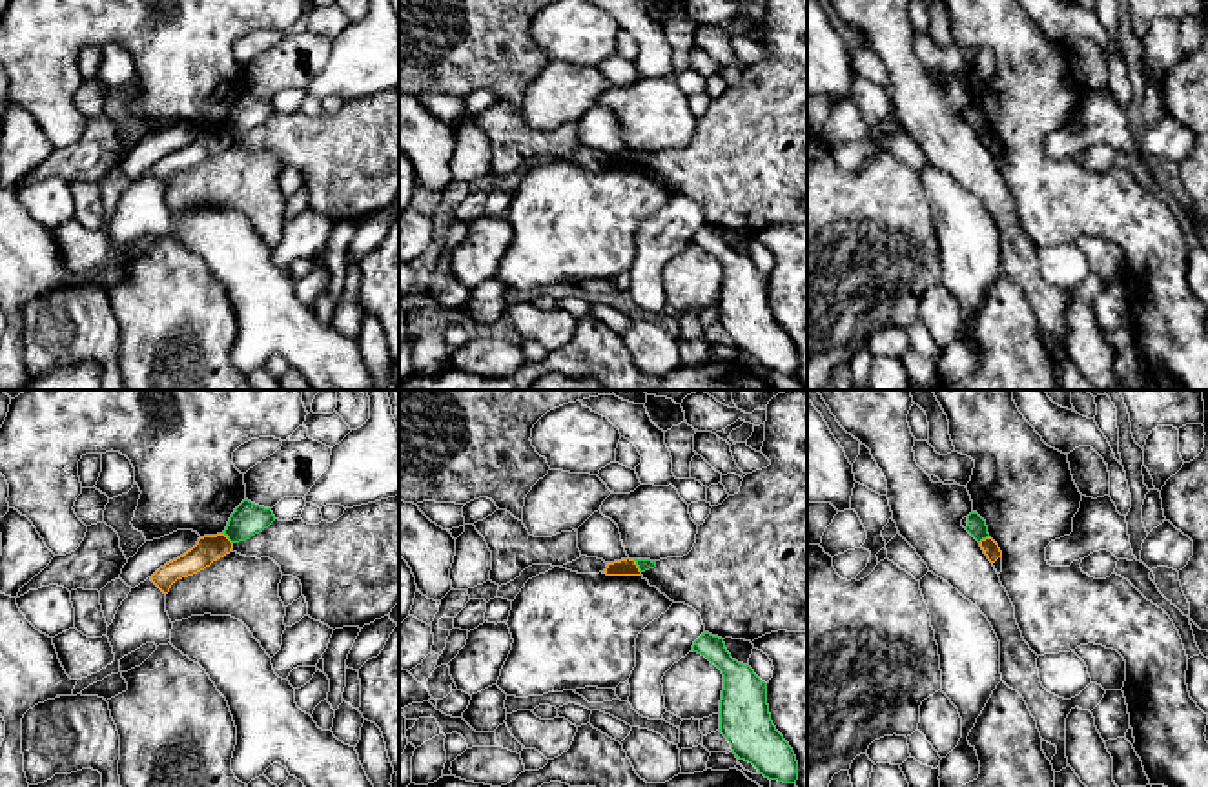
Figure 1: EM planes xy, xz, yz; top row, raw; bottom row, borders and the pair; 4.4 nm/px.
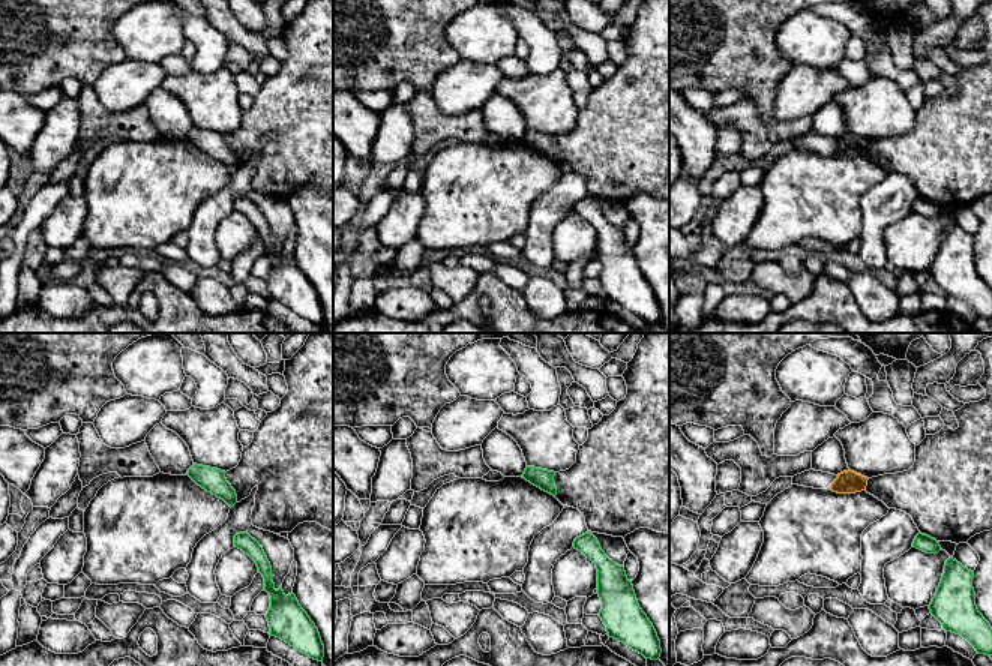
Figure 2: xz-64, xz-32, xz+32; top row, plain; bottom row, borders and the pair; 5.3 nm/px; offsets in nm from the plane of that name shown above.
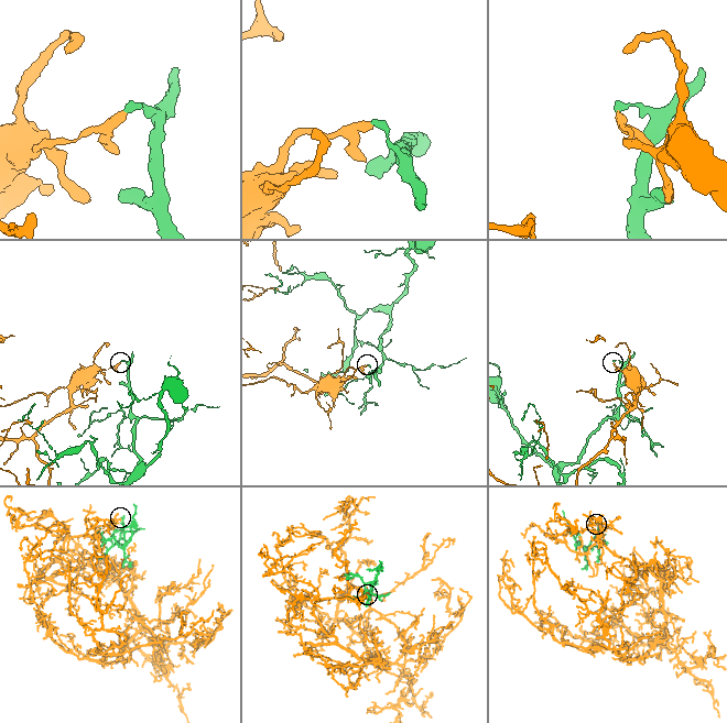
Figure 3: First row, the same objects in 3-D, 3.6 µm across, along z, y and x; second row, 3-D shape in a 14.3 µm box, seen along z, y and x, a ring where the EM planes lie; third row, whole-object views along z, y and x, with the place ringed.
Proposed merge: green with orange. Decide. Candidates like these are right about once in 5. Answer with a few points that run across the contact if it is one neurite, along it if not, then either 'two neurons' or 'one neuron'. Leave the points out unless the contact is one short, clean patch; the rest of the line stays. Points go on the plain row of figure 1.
xy (223, 126), (232, 135) | two neurons

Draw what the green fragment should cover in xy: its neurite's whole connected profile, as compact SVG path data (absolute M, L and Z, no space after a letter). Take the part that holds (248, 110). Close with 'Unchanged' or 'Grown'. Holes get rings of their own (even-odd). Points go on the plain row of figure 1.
M244 91L231 106L224 128L231 135L246 133L275 113L271 100Z. Unchanged

